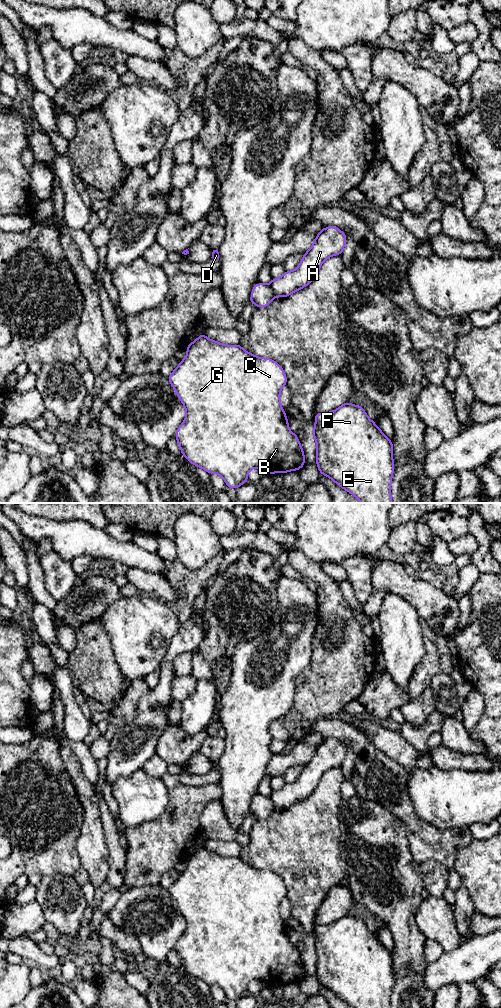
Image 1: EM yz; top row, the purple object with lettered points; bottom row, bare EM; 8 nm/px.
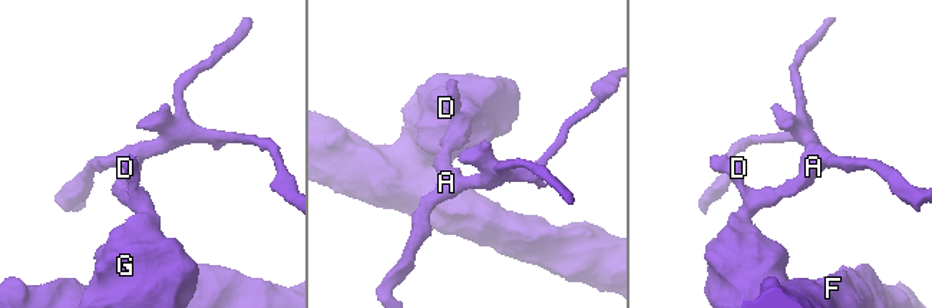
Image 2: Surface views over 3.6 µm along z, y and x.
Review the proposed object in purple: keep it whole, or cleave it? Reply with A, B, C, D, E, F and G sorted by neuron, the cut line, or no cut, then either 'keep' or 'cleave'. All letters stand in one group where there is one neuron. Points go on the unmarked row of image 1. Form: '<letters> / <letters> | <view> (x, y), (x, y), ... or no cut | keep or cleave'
A / B C D E F G | yz (269, 796), (275, 808) | cleave

